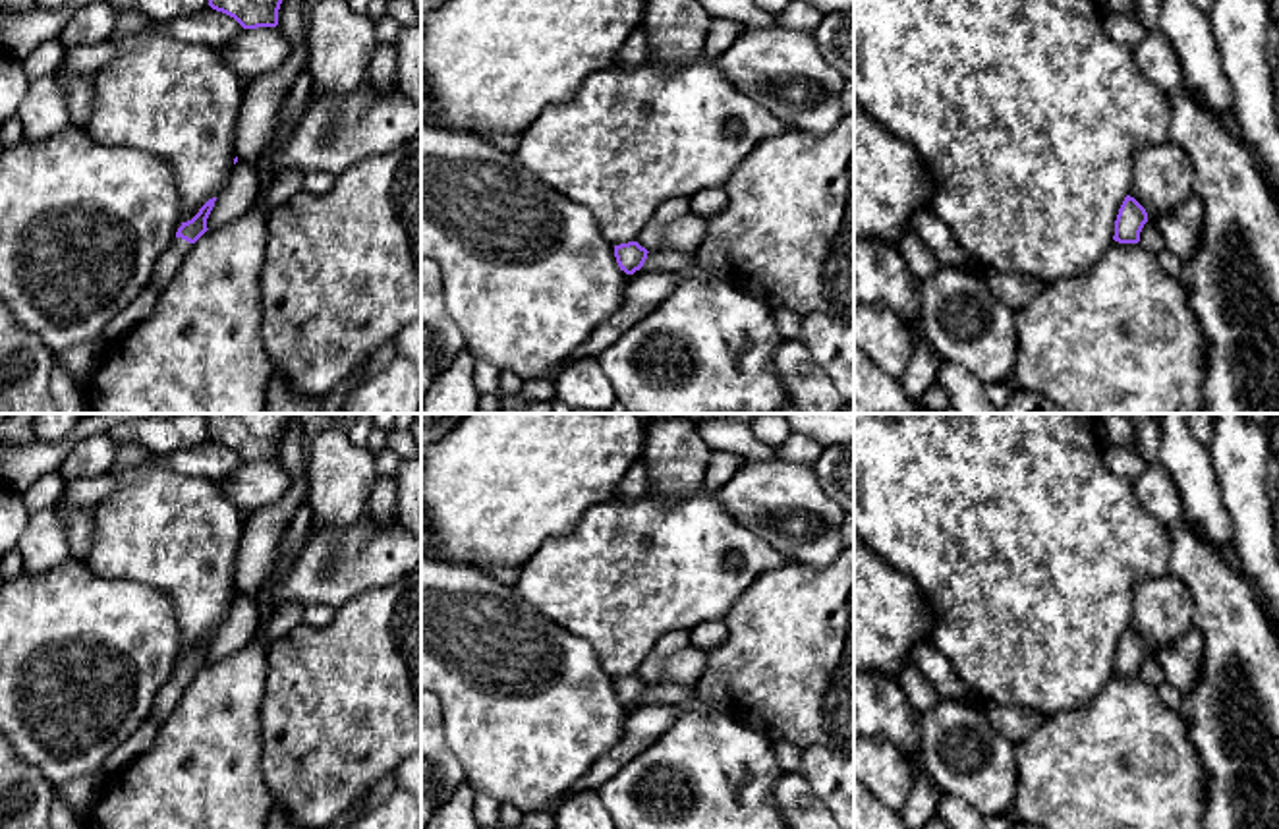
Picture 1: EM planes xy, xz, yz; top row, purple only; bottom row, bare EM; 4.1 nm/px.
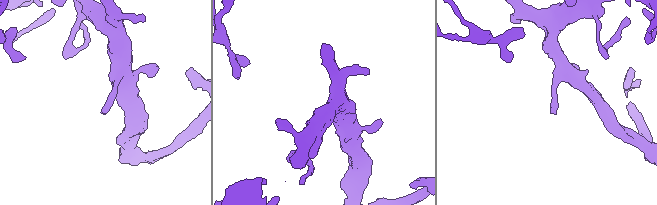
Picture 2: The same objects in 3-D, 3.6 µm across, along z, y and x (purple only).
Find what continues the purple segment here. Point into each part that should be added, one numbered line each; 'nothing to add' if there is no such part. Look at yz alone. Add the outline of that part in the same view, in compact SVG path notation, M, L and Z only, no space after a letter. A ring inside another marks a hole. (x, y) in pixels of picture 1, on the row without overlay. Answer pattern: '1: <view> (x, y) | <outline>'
nothing to add

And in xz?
1: xz (652, 671) | M676 630L665 634L651 649L647 659L638 669L638 676L645 680L649 686L657 686L665 682L665 663L678 653L680 649L688 647L688 630Z

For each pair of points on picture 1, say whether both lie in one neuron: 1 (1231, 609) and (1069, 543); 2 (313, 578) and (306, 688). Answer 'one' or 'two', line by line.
1: two
2: two

